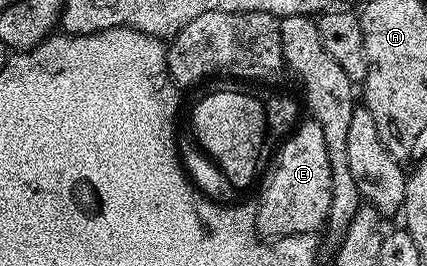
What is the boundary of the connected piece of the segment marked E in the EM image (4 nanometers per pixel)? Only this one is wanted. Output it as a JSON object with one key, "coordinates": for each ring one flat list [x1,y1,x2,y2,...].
{"coordinates":[[304,119,283,140,275,150,275,156,267,166,268,174,259,182,260,205,256,210,256,231,261,238,294,237,297,233,315,234,320,224,328,221,330,199,332,198,332,172,330,171,330,155,326,153,326,135,322,135,322,127,318,122]]}

